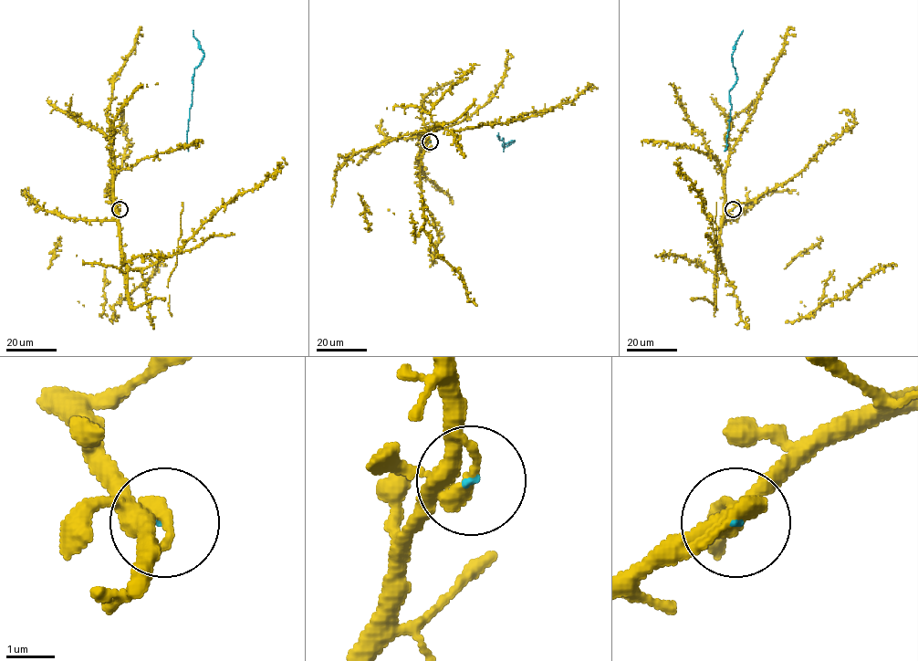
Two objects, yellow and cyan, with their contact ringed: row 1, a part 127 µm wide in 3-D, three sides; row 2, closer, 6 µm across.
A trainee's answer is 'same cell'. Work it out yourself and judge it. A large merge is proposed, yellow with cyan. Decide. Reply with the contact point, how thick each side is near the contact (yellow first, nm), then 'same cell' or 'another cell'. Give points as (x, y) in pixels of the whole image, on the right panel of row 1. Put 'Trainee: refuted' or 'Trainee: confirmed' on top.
Trainee: confirmed
(733, 209) | 320/50 nm | same cell

